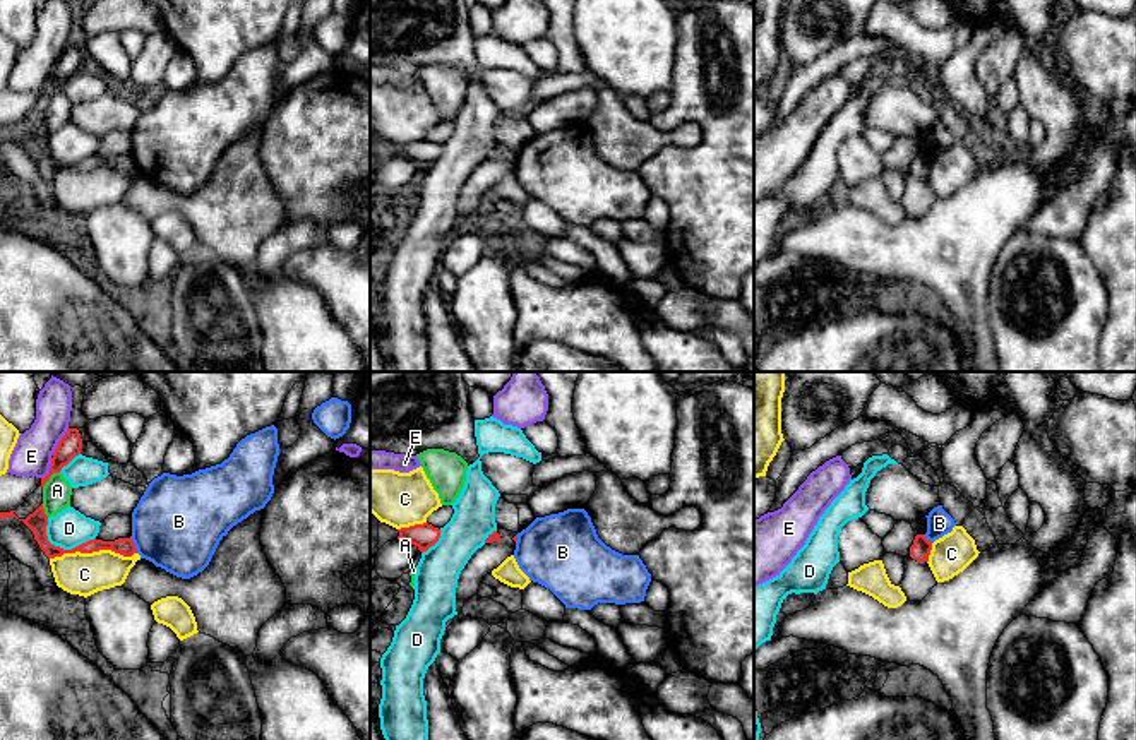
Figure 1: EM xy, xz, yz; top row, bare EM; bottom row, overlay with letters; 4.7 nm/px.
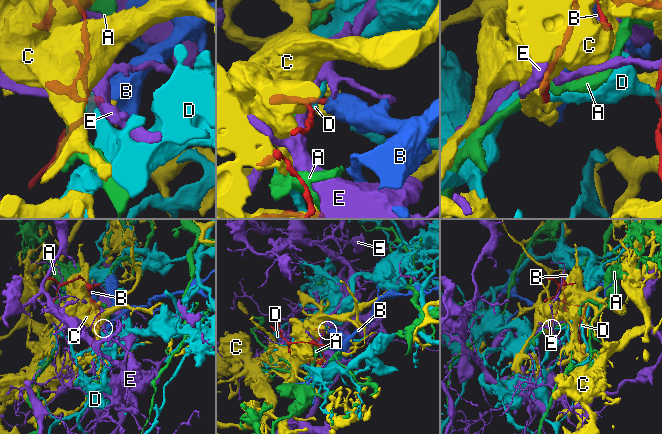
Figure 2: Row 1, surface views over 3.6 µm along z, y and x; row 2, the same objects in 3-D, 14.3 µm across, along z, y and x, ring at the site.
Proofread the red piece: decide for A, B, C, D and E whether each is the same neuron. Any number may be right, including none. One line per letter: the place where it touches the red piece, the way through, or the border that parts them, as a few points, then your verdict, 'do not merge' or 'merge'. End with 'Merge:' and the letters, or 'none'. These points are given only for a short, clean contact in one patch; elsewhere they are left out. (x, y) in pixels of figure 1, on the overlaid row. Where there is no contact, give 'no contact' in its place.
A: xy (48, 478) | do not merge
B: xy (134, 545) | along xy (131, 537), (137, 552) | do not merge
C: xy (93, 550) | do not merge
D: xy (59, 547) | do not merge
E: xy (59, 442) | do not merge
Merge: none

